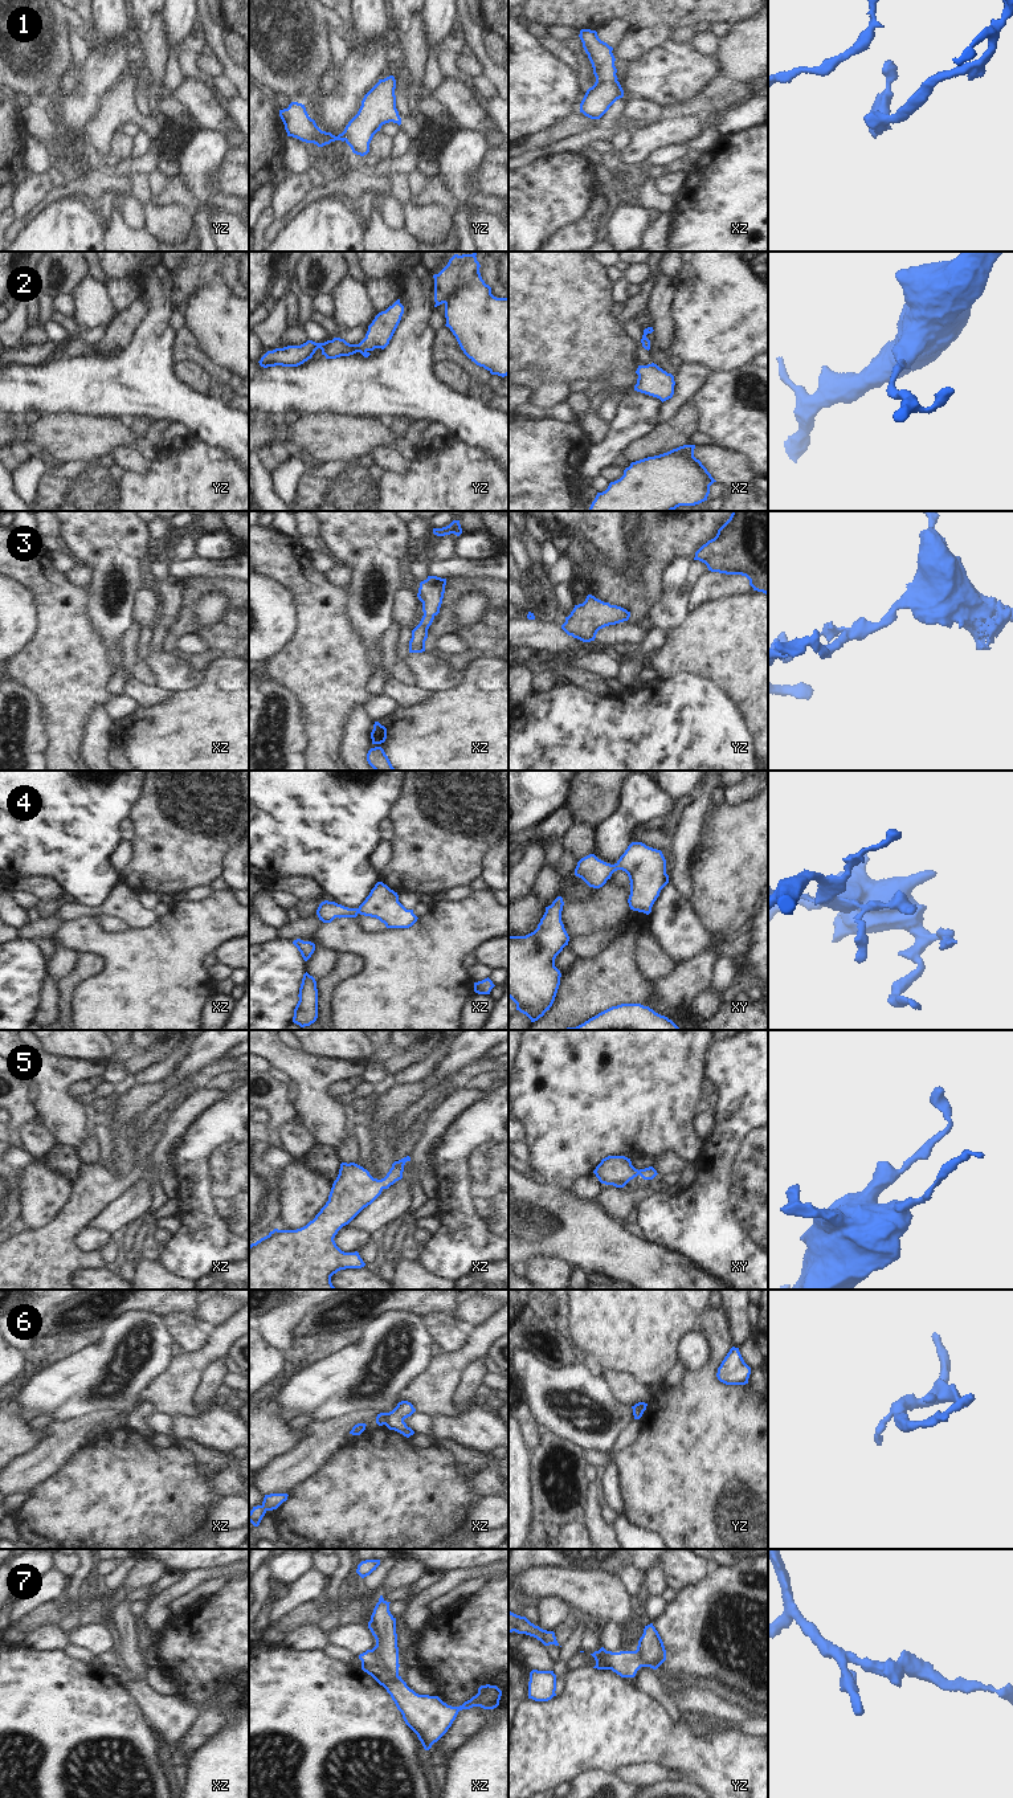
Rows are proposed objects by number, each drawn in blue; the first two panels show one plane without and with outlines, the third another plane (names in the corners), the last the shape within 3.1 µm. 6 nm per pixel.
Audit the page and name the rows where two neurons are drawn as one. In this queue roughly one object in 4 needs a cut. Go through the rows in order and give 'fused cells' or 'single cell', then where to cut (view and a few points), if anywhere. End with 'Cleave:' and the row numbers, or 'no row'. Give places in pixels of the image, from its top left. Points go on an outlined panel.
1: single cell; cut none
2: single cell; cut none
3: single cell; cut none
4: single cell; cut none
5: single cell; cut none
6: fused cells; cut xz (387, 1413), (384, 1423)
7: single cell; cut none
Cleave: 6

